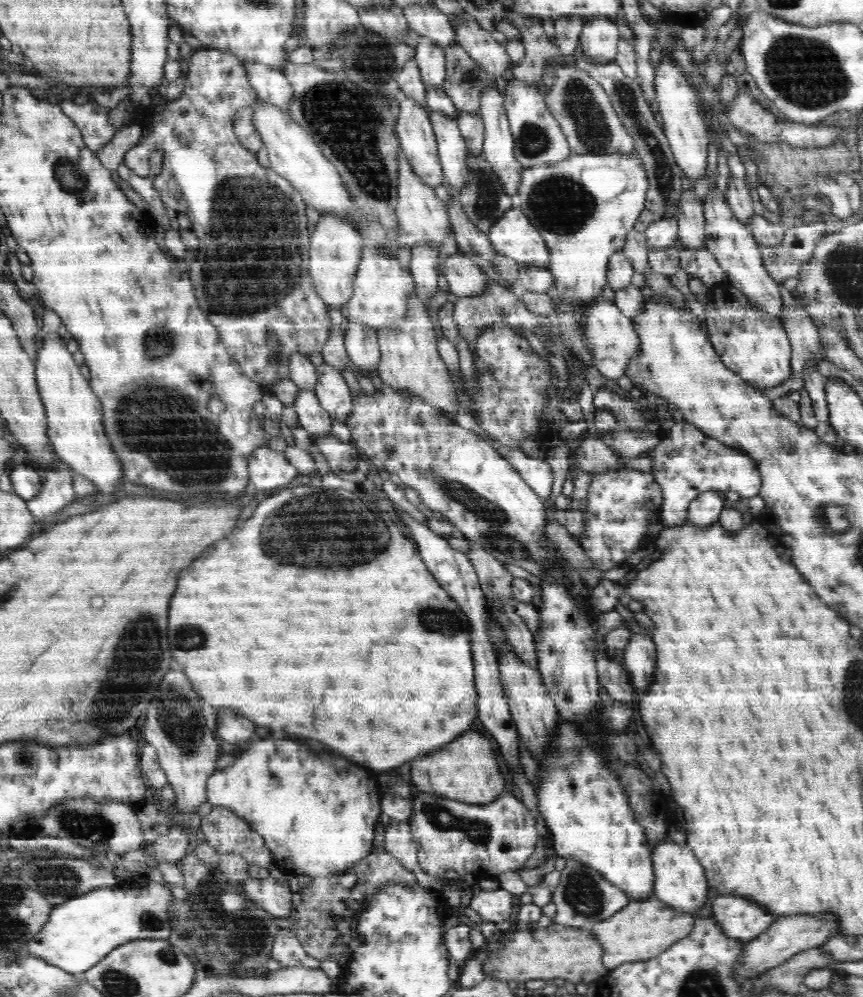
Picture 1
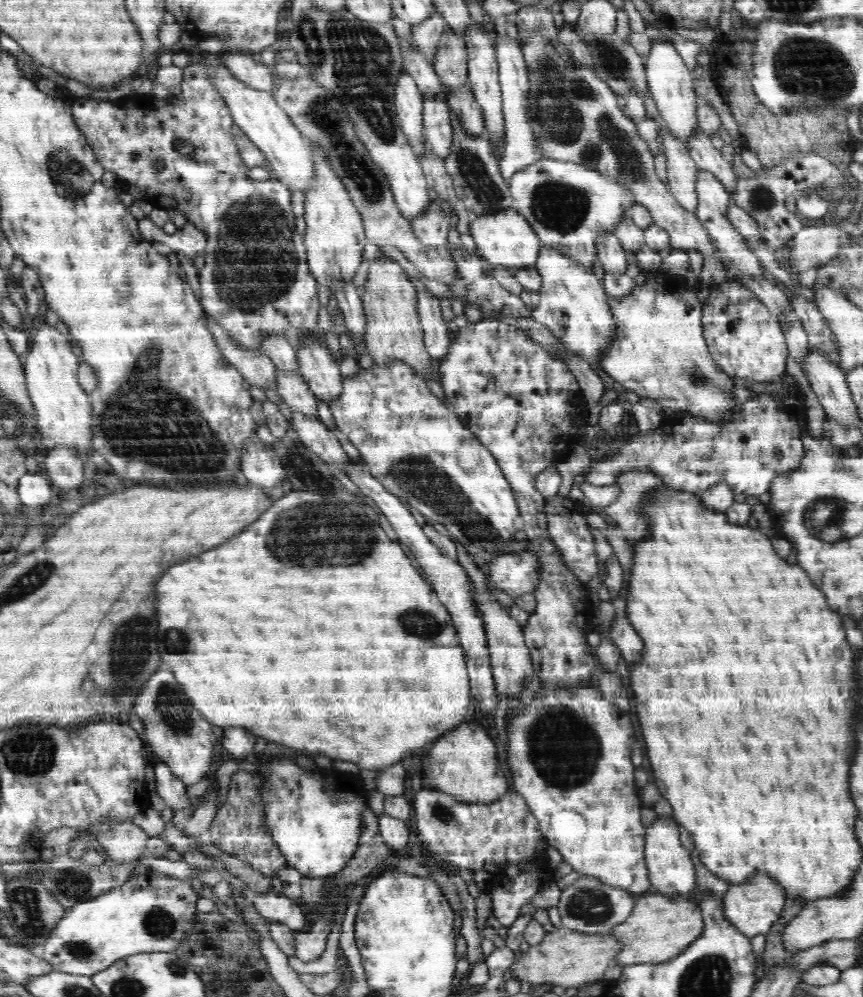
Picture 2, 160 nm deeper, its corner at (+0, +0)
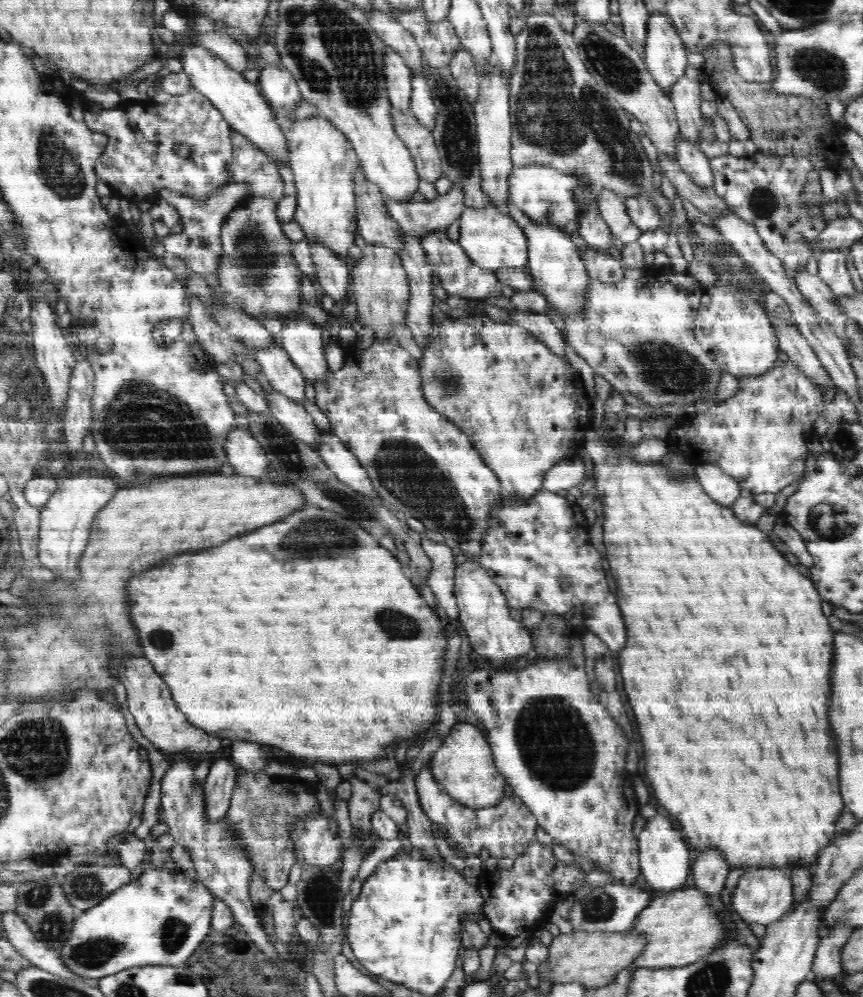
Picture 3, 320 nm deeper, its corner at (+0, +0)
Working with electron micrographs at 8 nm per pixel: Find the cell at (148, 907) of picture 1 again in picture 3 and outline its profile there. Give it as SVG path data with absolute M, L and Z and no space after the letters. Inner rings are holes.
M144 866L128 886L76 914L70 937L57 949L60 960L75 975L96 980L133 965L184 966L211 932L214 897L194 877Z

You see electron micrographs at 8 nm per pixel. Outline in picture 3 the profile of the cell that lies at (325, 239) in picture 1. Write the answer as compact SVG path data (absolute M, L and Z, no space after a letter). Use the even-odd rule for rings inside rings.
M279 115L280 126L285 132L291 150L291 170L296 181L297 209L293 219L298 222L303 232L306 232L308 240L316 240L318 244L310 246L324 246L328 251L332 251L338 259L348 256L348 248L354 246L354 236L358 230L356 216L356 191L359 186L360 170L357 170L359 159L355 154L354 148L346 136L335 128L330 121L324 119L308 119L301 122L290 122L284 116Z

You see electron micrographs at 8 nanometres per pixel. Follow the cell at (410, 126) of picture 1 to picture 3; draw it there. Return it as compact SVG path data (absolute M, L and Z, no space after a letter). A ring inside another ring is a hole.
M386 46L386 58L384 58L384 73L388 96L393 108L403 112L404 115L410 113L413 72L406 65L404 58L394 48L388 46Z

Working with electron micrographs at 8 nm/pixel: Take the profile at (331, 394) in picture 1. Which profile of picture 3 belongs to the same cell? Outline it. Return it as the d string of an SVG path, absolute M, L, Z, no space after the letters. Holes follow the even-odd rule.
M306 318L284 321L278 342L306 380L317 387L324 383L330 370L319 326Z

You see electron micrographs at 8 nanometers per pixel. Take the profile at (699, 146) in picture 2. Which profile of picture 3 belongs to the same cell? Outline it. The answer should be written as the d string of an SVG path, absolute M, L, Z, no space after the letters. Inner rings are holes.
M682 75L669 90L670 101L675 108L679 132L687 142L698 148L700 130L706 126L701 111L700 85L703 77L692 81Z

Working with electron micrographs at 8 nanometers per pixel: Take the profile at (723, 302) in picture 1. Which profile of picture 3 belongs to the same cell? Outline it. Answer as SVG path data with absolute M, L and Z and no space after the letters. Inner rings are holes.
M718 282L707 286L704 296L701 296L694 329L698 344L701 344L722 372L730 372L738 378L758 376L779 363L778 337L766 309L733 284Z

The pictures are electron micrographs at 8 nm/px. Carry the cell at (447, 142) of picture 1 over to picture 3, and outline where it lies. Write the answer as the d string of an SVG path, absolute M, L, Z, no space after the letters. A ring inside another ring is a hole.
M414 72L411 76L410 113L419 124L433 131L436 128L436 107L424 73Z

